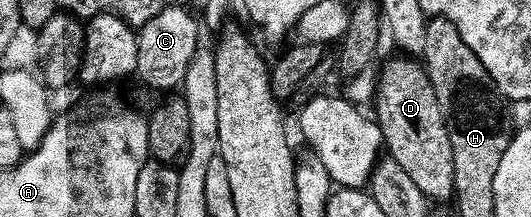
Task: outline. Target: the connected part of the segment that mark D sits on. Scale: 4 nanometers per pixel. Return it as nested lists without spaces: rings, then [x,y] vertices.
[[[393,55],[385,61],[376,78],[377,114],[375,120],[382,131],[384,148],[388,156],[407,176],[423,195],[437,201],[454,200],[455,163],[451,155],[451,139],[445,126],[445,116],[435,99],[435,87],[427,75],[424,64],[409,55]]]

